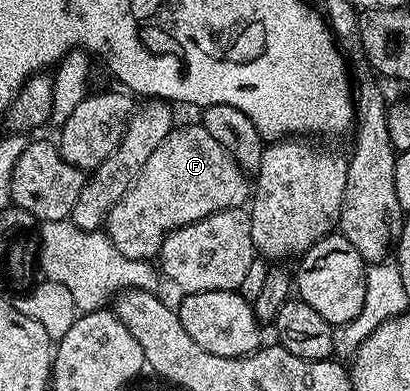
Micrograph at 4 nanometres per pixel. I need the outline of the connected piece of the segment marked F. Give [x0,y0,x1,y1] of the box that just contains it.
[103,122,250,261]

